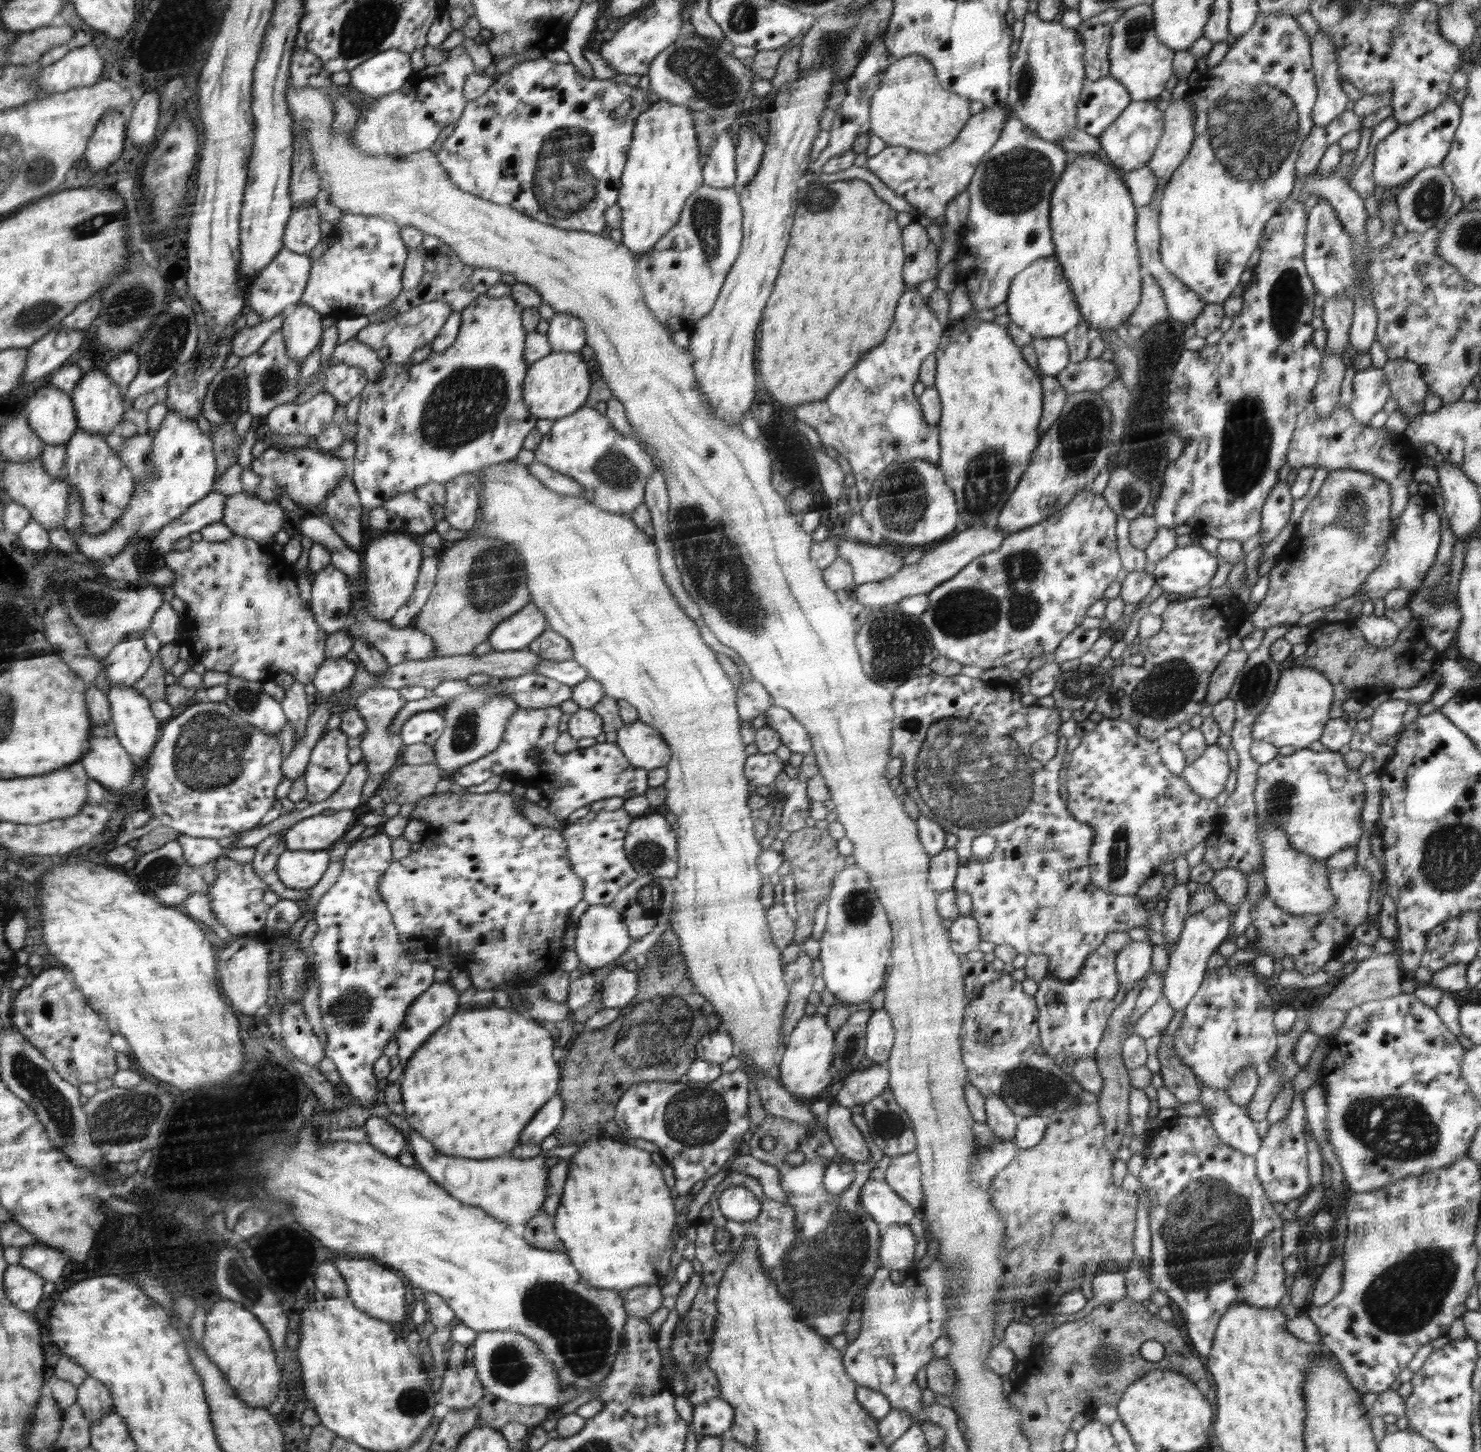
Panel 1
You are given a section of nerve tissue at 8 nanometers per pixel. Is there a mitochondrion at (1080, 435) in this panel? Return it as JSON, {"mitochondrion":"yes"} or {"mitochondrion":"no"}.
{"mitochondrion":"yes"}

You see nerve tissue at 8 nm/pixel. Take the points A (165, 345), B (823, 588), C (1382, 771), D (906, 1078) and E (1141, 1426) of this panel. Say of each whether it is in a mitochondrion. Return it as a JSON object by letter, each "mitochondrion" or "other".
{"A":"mitochondrion","B":"other","C":"other","D":"other","E":"other"}

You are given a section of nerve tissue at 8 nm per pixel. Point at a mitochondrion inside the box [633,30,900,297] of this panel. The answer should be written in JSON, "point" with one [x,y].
{"point":[701,69]}

